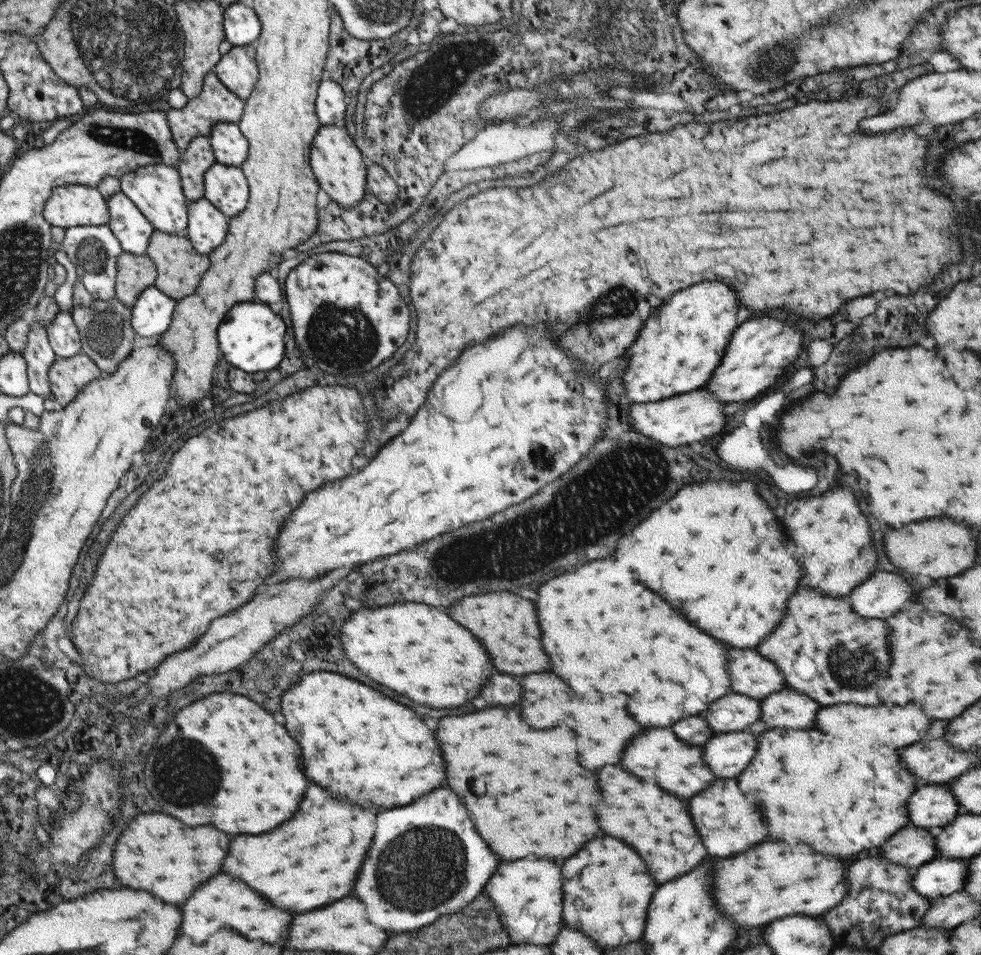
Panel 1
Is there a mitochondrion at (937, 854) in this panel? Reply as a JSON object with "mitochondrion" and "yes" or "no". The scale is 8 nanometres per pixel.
{"mitochondrion":"no"}

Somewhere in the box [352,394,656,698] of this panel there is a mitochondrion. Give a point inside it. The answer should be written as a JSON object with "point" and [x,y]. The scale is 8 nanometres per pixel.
{"point":[458,573]}

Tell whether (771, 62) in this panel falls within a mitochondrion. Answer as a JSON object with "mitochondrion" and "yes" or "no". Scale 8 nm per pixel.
{"mitochondrion":"yes"}

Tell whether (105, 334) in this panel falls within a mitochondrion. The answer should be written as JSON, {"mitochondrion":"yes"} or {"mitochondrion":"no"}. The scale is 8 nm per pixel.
{"mitochondrion":"yes"}

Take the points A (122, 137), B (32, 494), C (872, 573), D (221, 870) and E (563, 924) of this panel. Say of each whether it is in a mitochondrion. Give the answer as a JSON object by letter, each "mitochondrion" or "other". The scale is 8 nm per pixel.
{"A":"mitochondrion","B":"mitochondrion","C":"other","D":"other","E":"other"}

